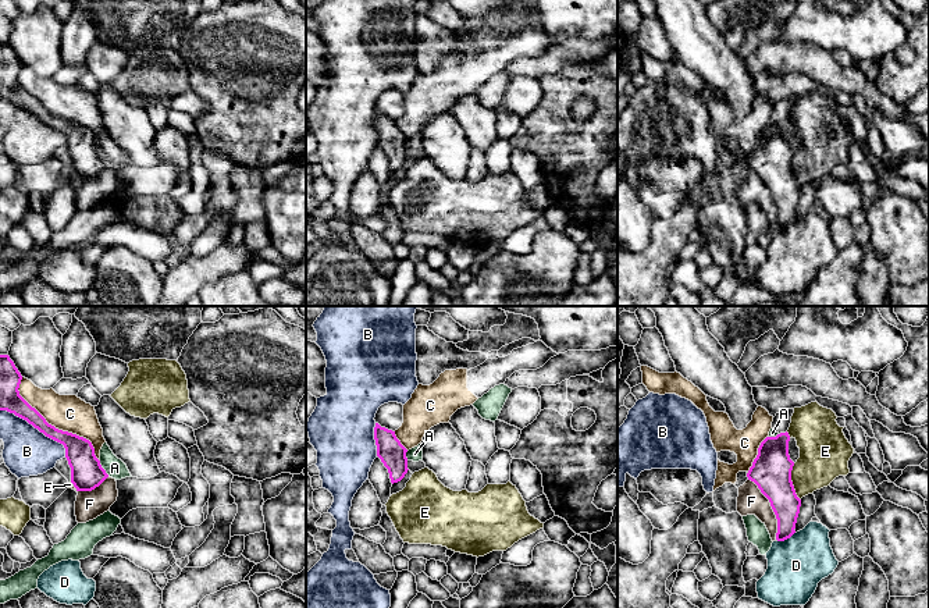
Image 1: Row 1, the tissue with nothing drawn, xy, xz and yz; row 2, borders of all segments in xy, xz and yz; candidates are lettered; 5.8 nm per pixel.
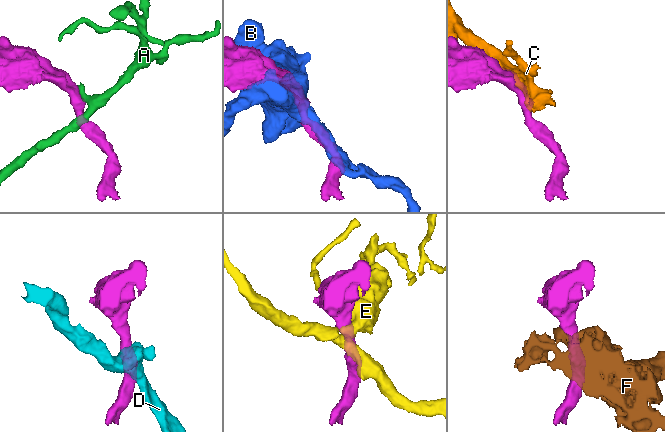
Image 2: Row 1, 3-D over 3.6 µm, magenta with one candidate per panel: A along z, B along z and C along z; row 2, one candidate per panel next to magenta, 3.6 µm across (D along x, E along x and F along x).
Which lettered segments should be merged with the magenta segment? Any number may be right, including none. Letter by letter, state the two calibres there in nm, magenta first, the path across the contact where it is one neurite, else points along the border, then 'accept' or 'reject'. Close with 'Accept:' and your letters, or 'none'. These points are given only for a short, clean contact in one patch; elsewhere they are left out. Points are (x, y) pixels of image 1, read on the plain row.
A: 190/110 nm | along xy (99, 149), (109, 163) | reject
B: 130/280 nm | reject
C: 170/220 nm | reject
D: 160/320 nm | reject
E: 240/280 nm | along yz (793, 152), (792, 173), (800, 188) | reject
F: 240/160 nm | along yz (748, 167), (769, 191), (776, 208), (776, 227) | reject
Accept: none

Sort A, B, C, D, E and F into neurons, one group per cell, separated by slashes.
A / B / C / D / E / F

